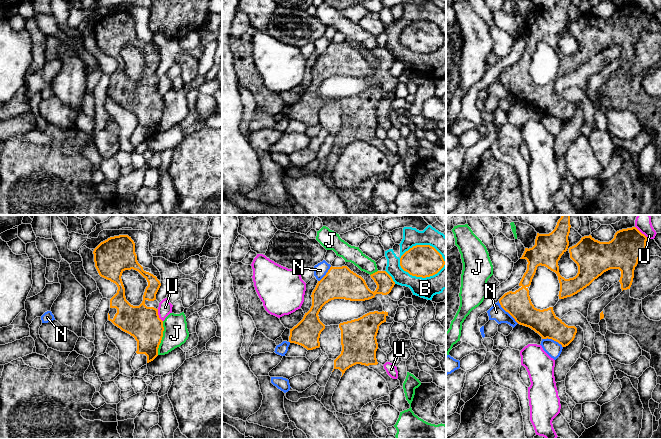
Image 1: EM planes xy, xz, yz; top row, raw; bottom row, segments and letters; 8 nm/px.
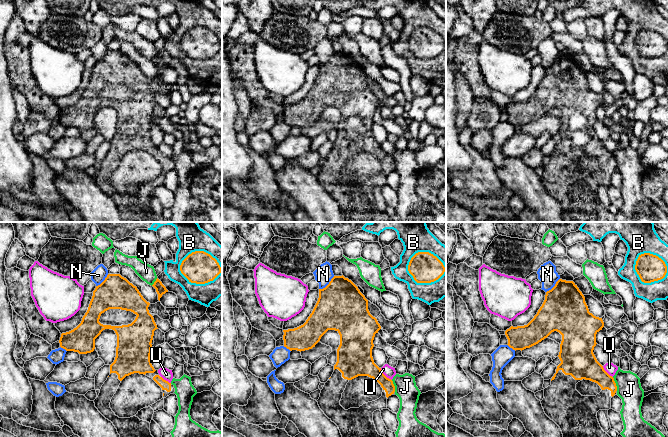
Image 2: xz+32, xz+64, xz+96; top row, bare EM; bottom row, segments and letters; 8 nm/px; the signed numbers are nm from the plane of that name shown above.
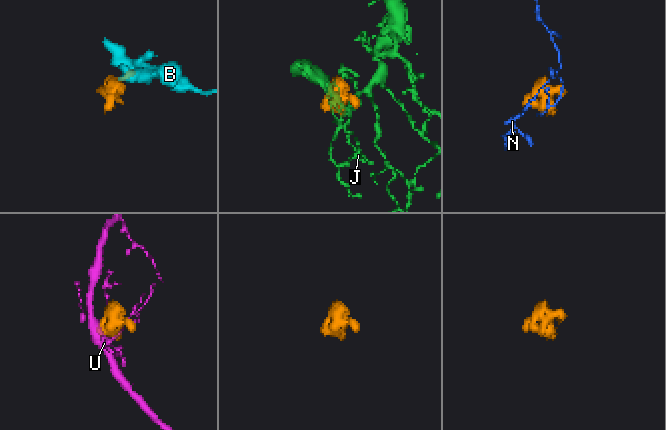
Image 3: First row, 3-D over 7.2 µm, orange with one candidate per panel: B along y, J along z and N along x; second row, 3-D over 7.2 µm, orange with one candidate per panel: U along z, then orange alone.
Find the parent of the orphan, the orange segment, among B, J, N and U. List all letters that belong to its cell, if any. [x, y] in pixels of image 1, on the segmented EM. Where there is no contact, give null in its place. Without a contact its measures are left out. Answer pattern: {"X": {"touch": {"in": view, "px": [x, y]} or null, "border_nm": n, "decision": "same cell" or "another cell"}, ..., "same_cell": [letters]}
{"B": {"touch": {"in": "xz", "px": [425, 245]}, "border_nm": 380, "decision": "another cell"}, "J": {"touch": {"in": "xy", "px": [161, 338]}, "border_nm": 280, "decision": "another cell"}, "N": {"touch": {"in": "yz", "px": [507, 311]}, "border_nm": 240, "decision": "another cell"}, "U": {"touch": {"in": "yz", "px": [640, 232]}, "border_nm": 140, "decision": "another cell"}, "same_cell": []}

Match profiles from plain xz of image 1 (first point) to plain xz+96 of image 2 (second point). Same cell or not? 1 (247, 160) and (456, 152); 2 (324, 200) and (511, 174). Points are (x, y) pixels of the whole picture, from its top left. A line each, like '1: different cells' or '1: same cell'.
1: same cell
2: same cell

